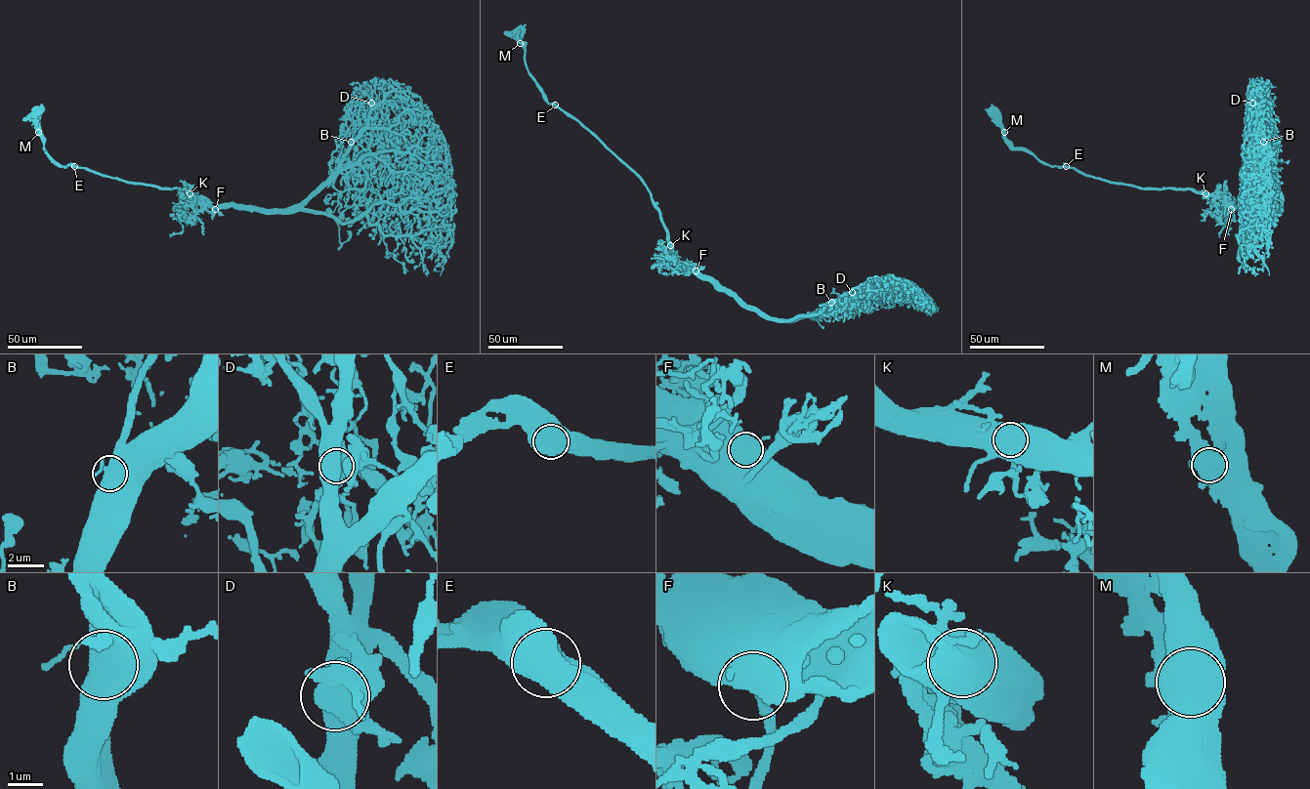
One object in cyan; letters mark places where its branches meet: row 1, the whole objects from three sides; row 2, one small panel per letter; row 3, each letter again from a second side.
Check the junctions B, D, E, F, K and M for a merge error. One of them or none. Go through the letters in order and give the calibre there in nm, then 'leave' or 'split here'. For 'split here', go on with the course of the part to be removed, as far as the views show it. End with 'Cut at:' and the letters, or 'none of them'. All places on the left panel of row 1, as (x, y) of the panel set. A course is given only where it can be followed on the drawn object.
B: calibre 650 nm; leave
D: calibre 750 nm; leave
E: calibre 900 nm; leave
F: calibre 700 nm; leave
K: calibre 700 nm; leave
M: calibre 850 nm; leave
Cut at: none of them

